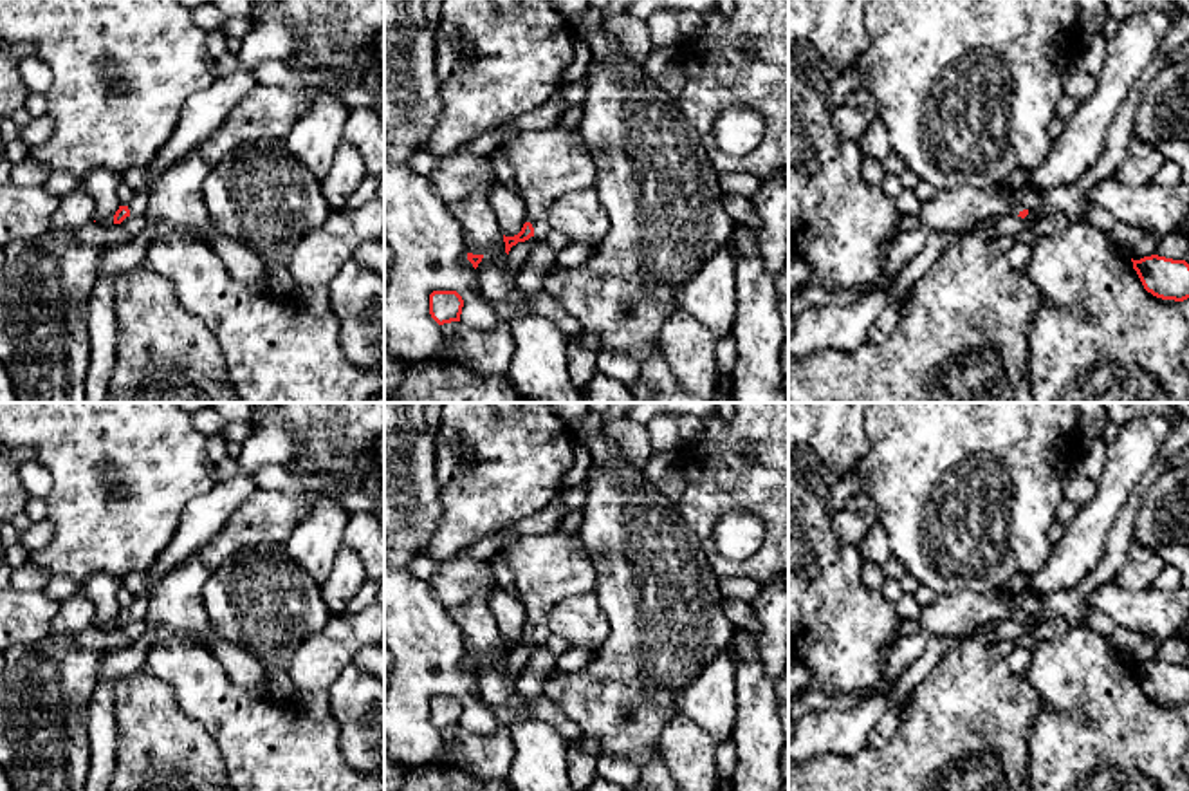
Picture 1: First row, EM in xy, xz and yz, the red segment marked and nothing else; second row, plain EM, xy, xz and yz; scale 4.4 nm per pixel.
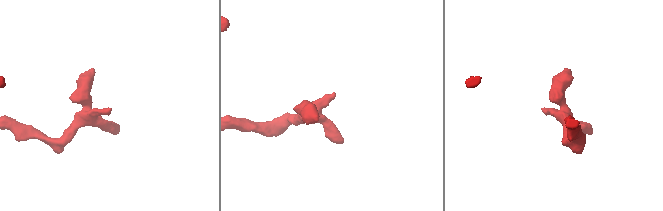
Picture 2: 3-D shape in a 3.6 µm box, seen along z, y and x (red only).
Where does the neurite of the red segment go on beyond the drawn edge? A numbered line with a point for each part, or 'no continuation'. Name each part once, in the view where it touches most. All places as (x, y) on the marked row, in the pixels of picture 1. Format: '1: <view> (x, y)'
1: xz (547, 163)

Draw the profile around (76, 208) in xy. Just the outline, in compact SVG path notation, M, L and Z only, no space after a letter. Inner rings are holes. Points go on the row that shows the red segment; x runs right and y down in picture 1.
M78 186L61 195L58 208L51 219L52 228L61 231L76 231L94 220L96 206L90 193Z

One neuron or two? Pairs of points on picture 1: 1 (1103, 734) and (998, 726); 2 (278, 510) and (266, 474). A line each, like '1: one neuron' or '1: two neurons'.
1: two neurons
2: two neurons

